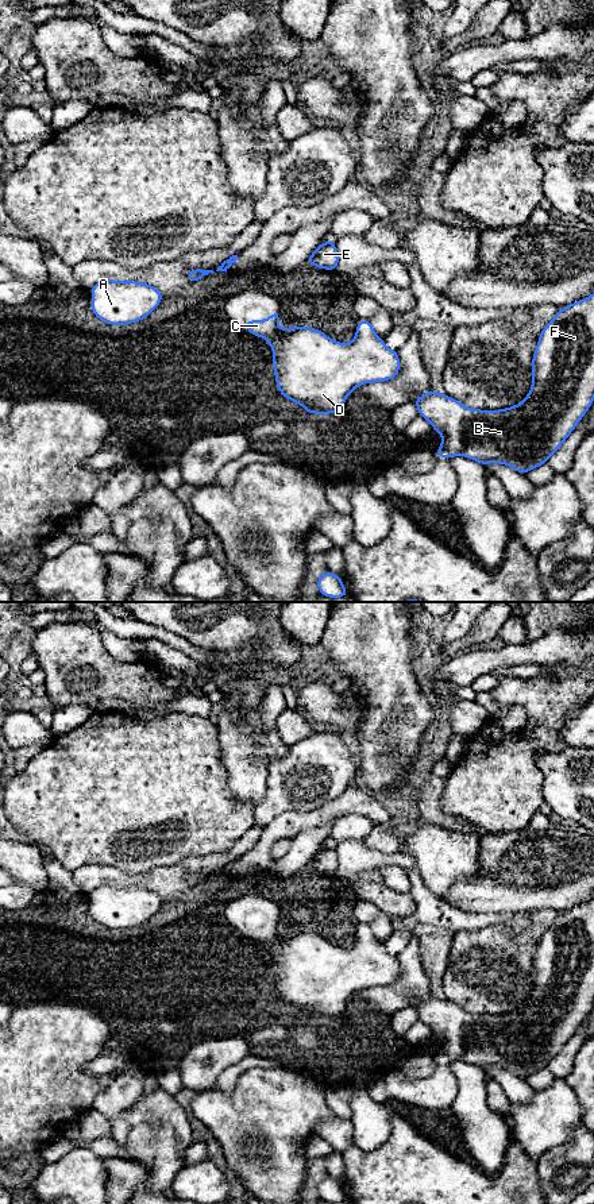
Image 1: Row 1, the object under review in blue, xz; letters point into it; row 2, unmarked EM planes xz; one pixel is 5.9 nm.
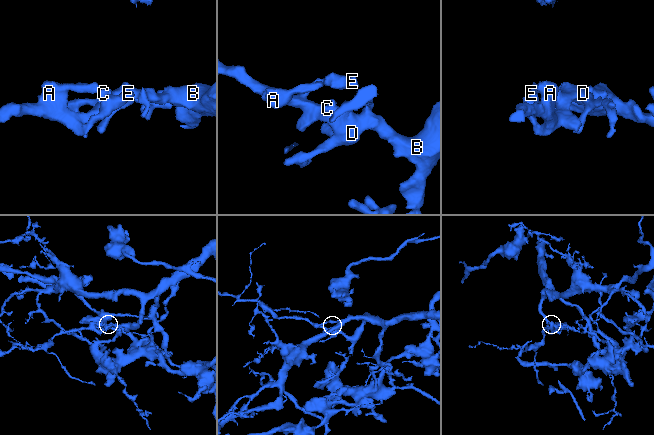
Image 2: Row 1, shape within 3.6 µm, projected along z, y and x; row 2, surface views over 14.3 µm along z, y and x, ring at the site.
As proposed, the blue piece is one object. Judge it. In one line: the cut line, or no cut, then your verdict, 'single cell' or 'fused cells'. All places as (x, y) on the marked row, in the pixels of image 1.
no cut | single cell

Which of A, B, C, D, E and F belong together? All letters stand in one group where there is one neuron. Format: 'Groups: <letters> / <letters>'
Groups: A B C D E F

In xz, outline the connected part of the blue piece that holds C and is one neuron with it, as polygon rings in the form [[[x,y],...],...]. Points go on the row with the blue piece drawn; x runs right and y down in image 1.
[[[273,310],[266,320],[248,320],[248,333],[267,340],[273,348],[275,383],[279,393],[301,405],[312,414],[332,414],[340,410],[354,389],[364,383],[392,381],[400,373],[398,351],[386,347],[373,328],[370,320],[356,323],[352,341],[339,343],[323,331],[309,327],[279,328],[281,313]]]

